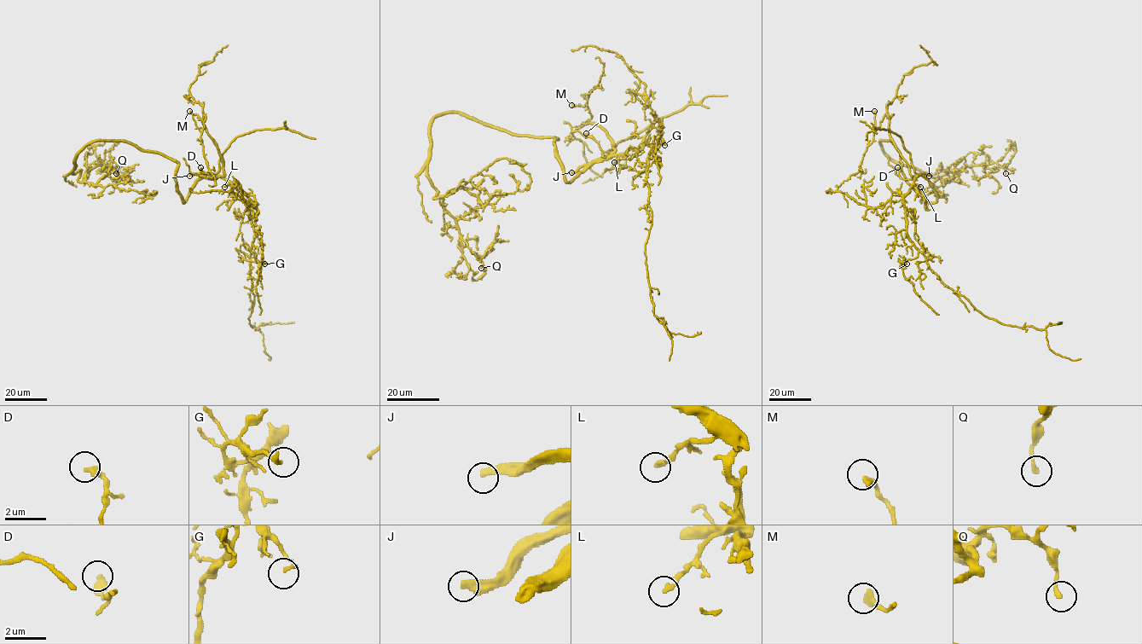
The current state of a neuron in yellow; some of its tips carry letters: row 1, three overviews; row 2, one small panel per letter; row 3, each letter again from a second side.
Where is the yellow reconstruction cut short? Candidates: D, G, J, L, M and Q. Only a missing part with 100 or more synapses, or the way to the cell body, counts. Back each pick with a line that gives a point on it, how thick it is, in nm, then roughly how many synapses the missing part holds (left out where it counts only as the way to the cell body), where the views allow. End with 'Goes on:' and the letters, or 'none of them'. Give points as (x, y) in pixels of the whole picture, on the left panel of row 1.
J: Place: (189, 176). Thickness 400 nm
Goes on: J

